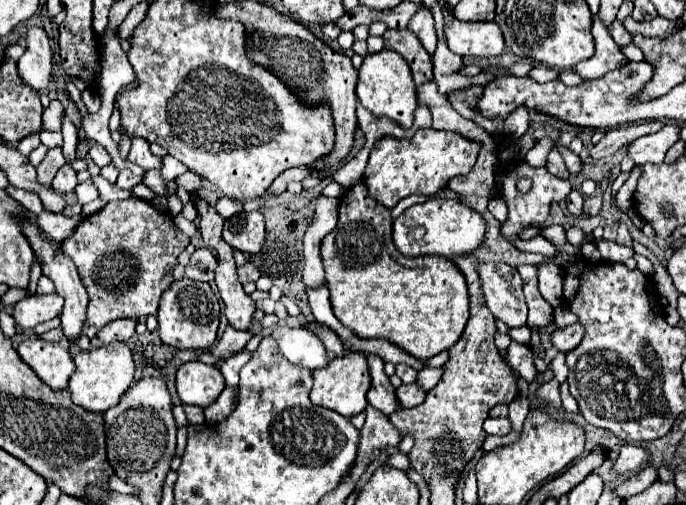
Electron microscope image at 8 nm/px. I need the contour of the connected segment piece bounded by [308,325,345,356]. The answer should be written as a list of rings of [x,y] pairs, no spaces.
[[[310,325],[308,330],[314,333],[324,344],[327,351],[332,351],[336,356],[343,356],[345,350],[336,334],[326,326],[315,327]]]

